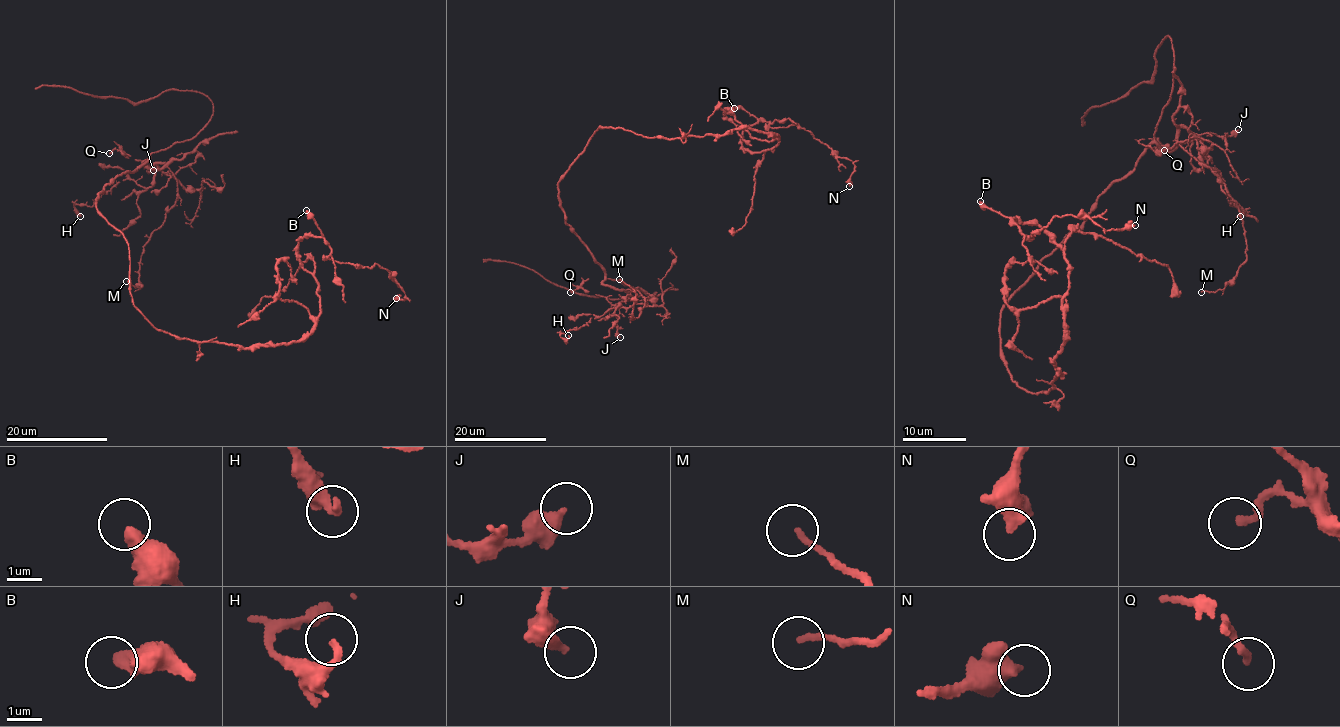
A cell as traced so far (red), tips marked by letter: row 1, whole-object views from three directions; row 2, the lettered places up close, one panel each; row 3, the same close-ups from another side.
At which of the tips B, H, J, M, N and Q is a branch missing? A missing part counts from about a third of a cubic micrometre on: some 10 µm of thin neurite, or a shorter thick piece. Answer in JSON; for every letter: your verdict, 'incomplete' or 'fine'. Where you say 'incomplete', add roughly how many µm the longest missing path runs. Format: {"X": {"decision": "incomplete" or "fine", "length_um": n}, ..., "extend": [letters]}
{"B": {"decision": "fine"}, "H": {"decision": "fine"}, "J": {"decision": "fine"}, "M": {"decision": "fine"}, "N": {"decision": "fine"}, "Q": {"decision": "fine"}, "extend": []}

